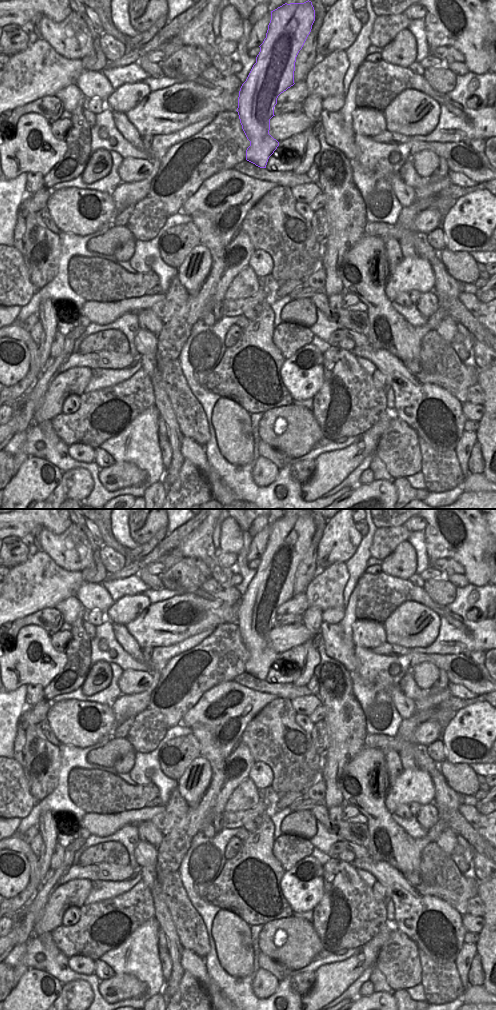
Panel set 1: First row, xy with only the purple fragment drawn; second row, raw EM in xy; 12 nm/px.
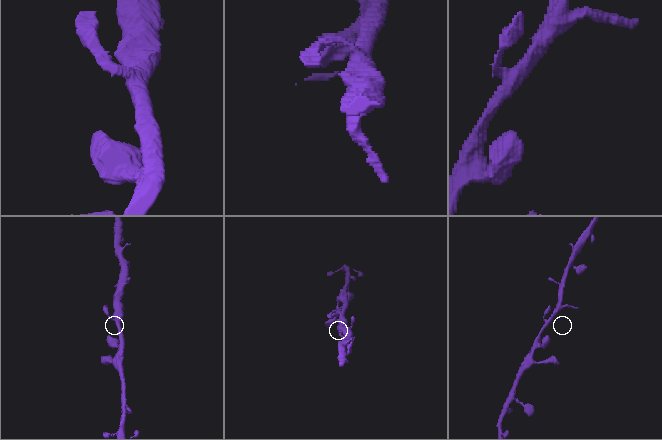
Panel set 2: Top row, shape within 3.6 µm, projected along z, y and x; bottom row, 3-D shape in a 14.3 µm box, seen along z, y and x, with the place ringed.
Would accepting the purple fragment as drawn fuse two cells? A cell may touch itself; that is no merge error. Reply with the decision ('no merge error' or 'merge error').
no merge error

